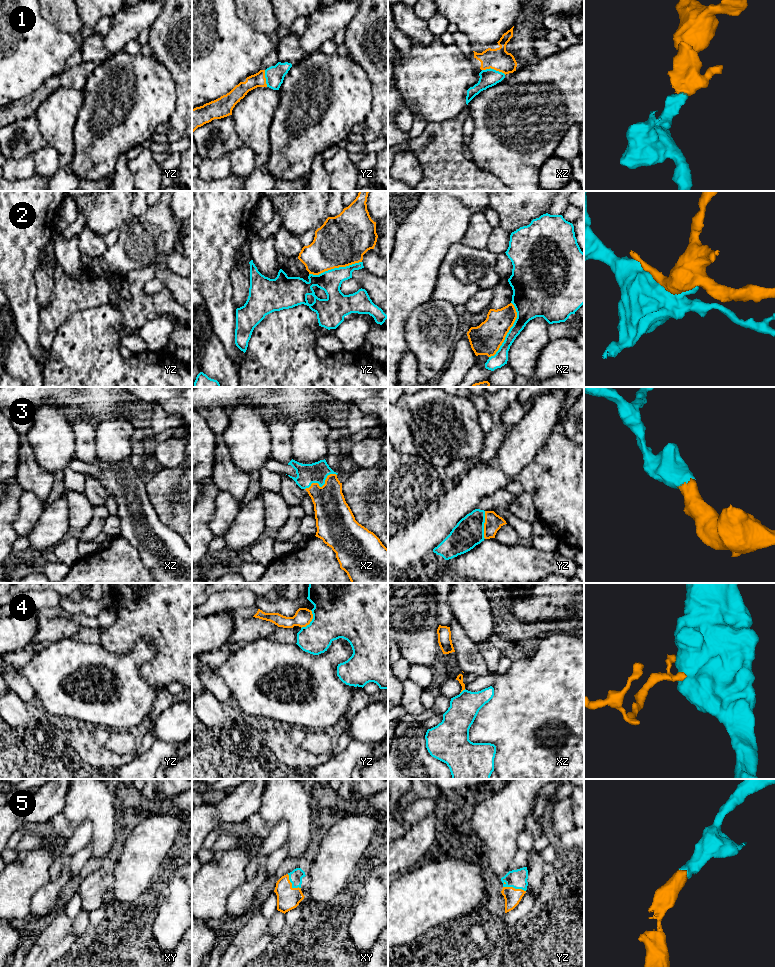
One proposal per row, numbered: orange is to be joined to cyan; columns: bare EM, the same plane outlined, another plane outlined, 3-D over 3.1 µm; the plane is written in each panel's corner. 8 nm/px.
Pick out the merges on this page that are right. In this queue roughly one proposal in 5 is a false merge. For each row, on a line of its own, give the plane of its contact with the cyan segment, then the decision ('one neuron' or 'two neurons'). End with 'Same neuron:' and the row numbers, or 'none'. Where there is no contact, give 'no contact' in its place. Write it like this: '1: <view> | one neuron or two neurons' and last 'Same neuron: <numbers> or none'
1: xz | one neuron
2: xz | two neurons
3: xz | one neuron
4: yz | two neurons
5: yz | one neuron
Same neuron: 1, 3, 5

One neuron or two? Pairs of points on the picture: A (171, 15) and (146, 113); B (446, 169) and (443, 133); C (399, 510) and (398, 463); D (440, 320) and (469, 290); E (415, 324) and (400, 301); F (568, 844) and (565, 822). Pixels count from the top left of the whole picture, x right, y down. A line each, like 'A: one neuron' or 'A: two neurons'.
A: two neurons
B: one neuron
C: one neuron
D: two neurons
E: two neurons
F: two neurons

